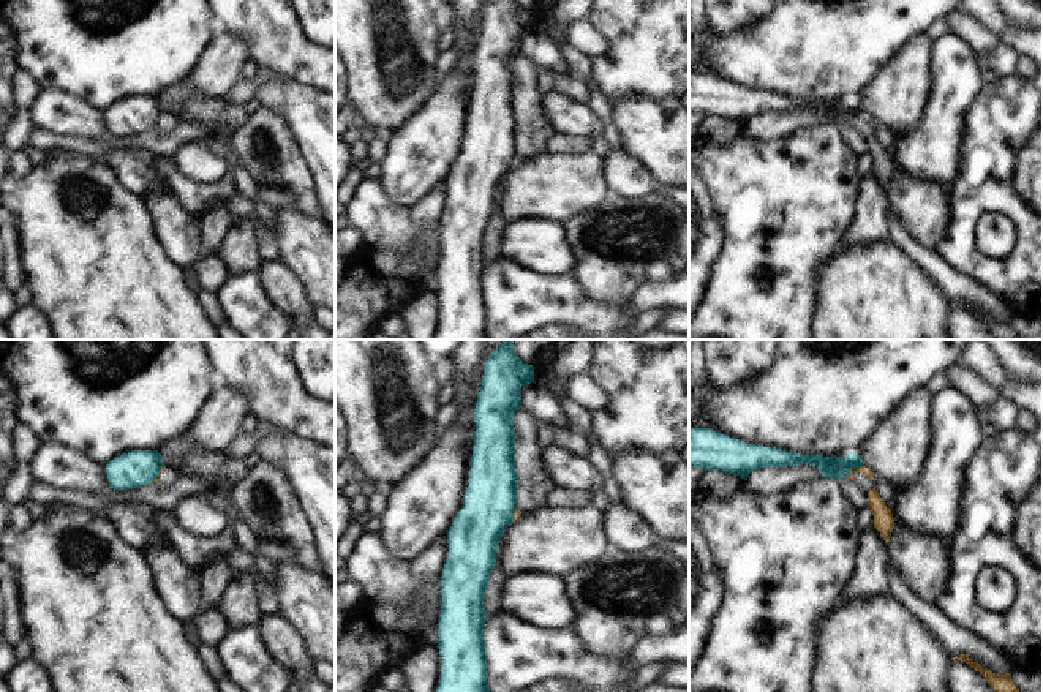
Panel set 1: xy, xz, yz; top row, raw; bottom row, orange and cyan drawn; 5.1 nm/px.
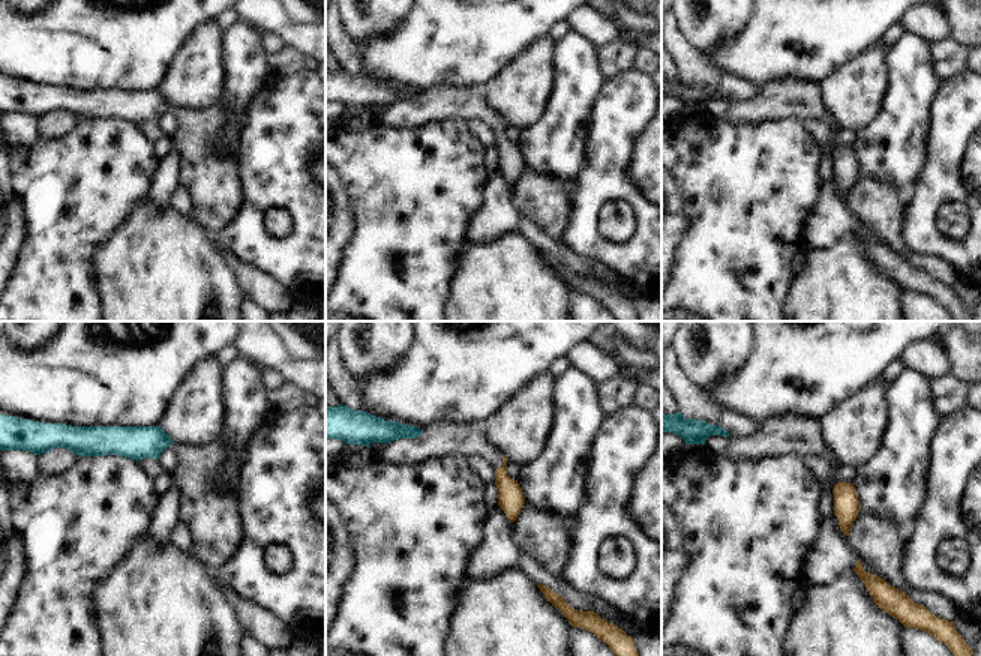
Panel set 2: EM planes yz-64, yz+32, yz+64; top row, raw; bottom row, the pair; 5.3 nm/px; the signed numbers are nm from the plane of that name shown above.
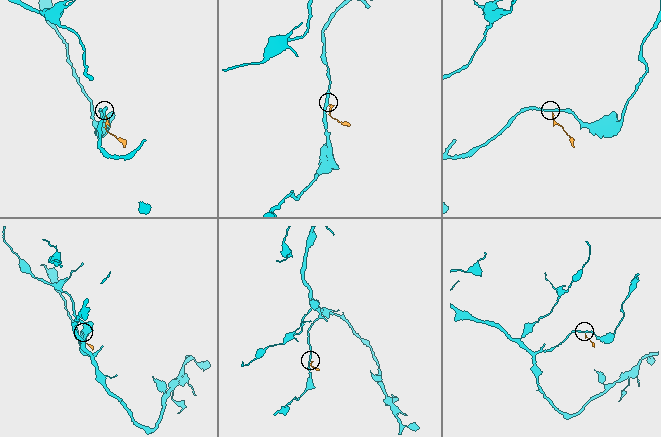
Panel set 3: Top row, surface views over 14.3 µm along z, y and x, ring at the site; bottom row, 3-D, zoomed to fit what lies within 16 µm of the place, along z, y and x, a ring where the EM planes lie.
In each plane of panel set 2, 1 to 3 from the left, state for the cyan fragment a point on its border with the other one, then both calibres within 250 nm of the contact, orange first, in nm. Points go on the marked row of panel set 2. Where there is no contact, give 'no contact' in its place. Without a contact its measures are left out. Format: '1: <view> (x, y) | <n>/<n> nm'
1: no contact
2: no contact
3: no contact

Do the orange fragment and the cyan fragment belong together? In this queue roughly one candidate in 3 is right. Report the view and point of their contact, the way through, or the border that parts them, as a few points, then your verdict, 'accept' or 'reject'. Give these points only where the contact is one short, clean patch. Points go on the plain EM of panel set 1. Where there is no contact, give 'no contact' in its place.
contact yz (854, 116); border yz (863, 111), (846, 122); reject

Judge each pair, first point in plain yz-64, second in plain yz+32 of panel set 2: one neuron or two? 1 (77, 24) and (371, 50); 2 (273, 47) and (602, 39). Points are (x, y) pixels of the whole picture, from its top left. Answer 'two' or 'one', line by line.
1: one
2: one

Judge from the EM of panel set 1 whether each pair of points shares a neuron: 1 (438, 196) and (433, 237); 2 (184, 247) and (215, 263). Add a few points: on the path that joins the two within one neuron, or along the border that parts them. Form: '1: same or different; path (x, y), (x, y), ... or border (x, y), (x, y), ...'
1: different; border (440, 223), (425, 234), (432, 264)
2: different; border (201, 259), (195, 264)

